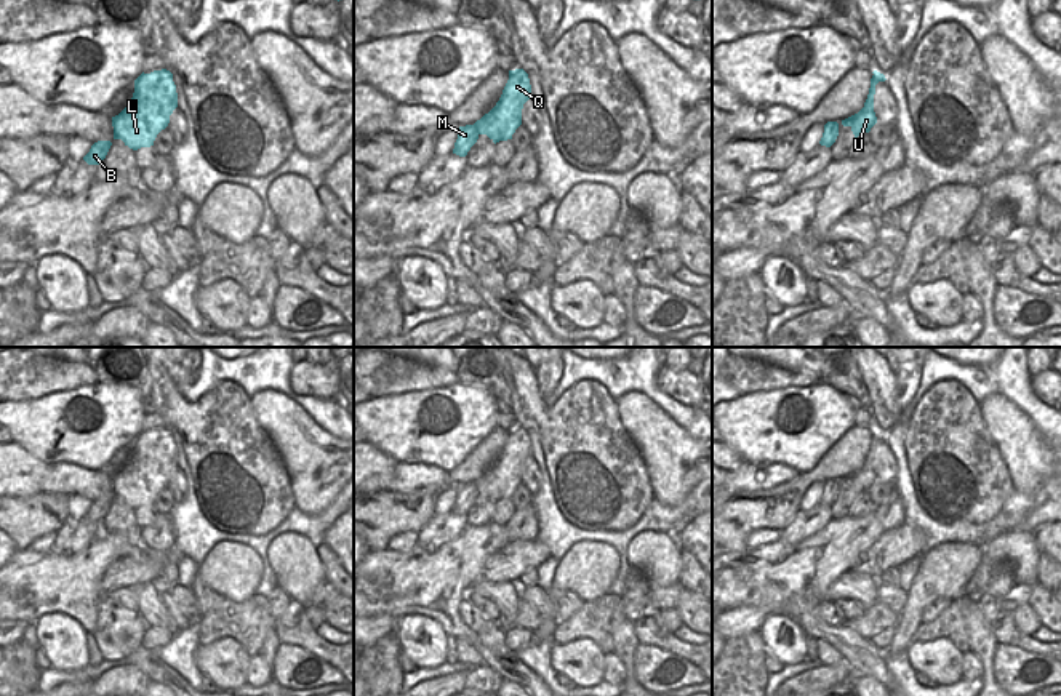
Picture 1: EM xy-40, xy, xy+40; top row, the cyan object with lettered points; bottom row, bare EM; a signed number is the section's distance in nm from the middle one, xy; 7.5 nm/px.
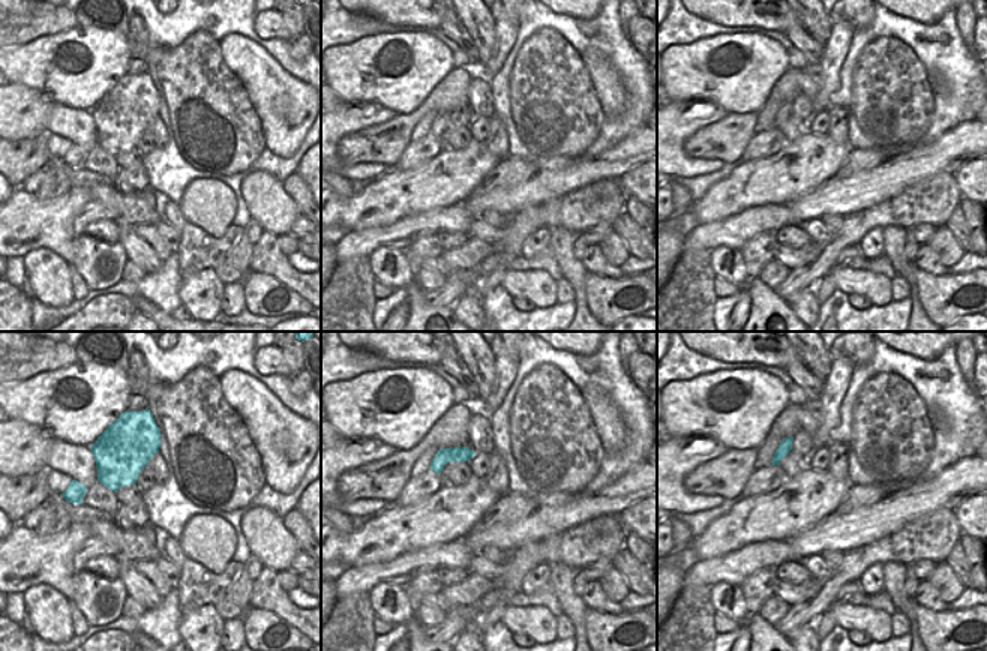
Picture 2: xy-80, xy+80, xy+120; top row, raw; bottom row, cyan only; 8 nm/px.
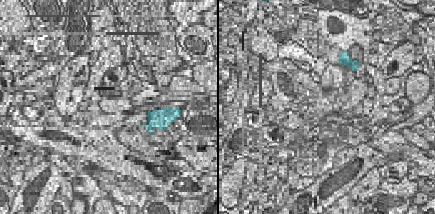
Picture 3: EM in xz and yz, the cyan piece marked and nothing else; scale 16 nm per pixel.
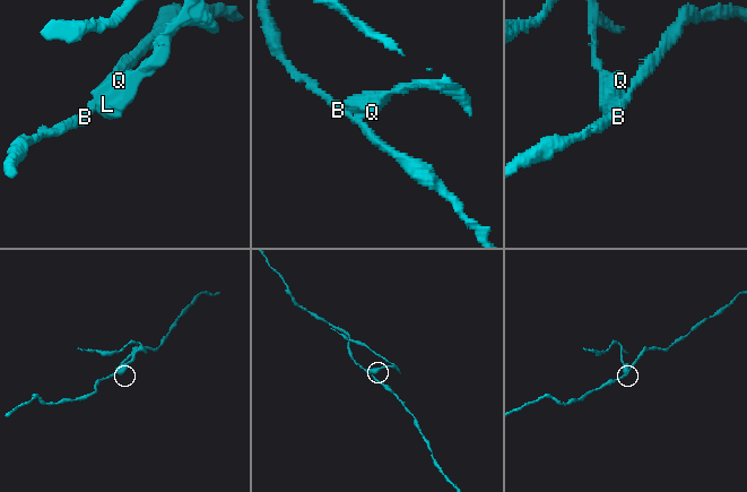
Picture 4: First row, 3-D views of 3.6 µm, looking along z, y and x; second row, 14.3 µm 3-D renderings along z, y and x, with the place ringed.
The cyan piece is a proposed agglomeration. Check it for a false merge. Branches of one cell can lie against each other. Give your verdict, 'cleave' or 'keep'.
cleave

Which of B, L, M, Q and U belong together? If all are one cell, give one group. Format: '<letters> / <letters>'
B M / L Q U

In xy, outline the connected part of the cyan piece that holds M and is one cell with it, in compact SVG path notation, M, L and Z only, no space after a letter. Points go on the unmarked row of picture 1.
M475 482L459 485L453 512L456 512L459 515L466 515L467 510L470 509L470 506L477 501L477 498L478 498L478 488L477 488Z

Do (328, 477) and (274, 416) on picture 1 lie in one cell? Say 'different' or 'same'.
same

